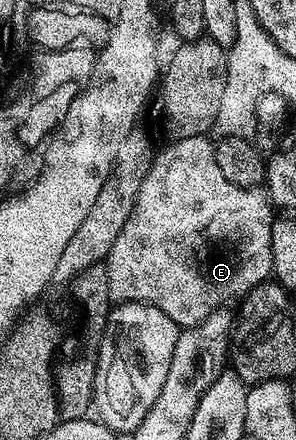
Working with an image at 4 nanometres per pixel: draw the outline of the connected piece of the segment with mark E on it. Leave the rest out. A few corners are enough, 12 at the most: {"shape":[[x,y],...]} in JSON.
{"shape":[[205,135],[152,159],[113,303],[199,326],[272,272],[273,203]]}

